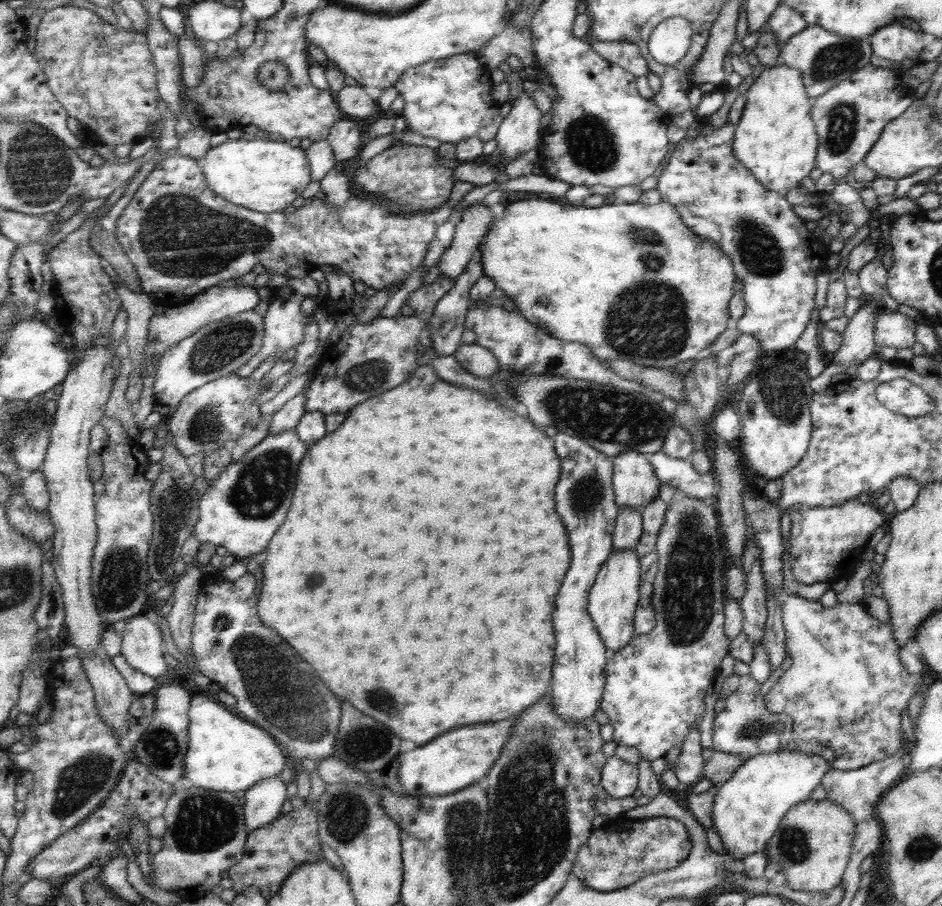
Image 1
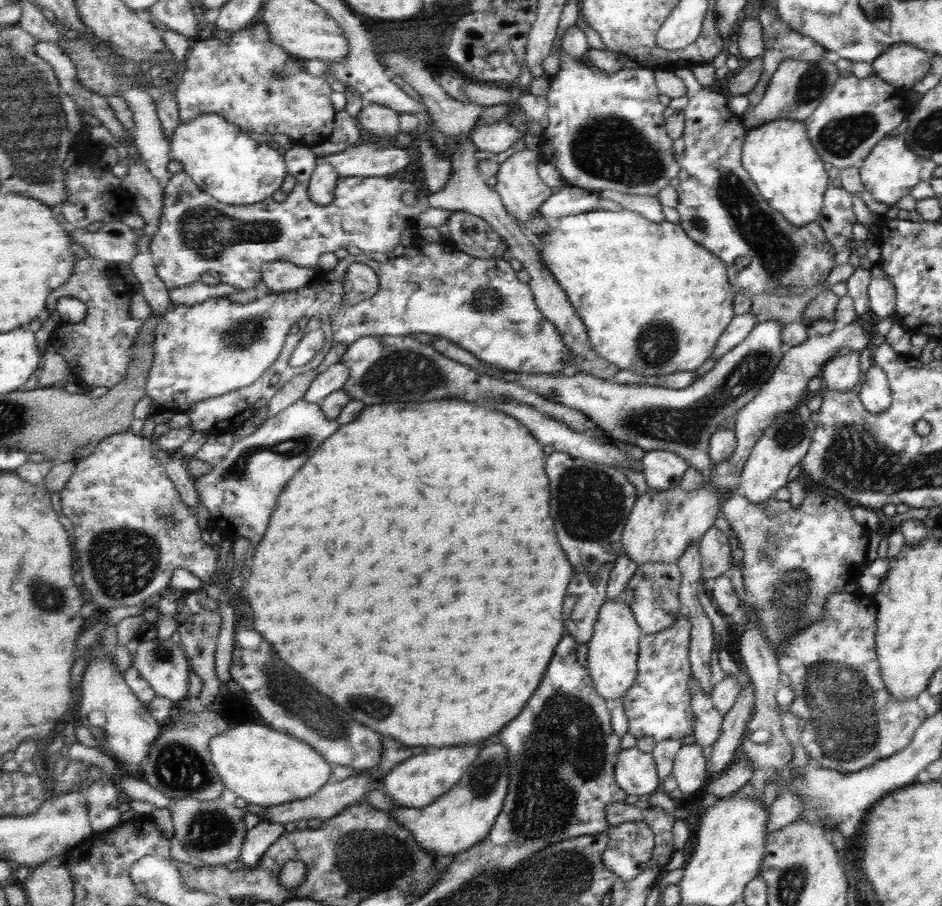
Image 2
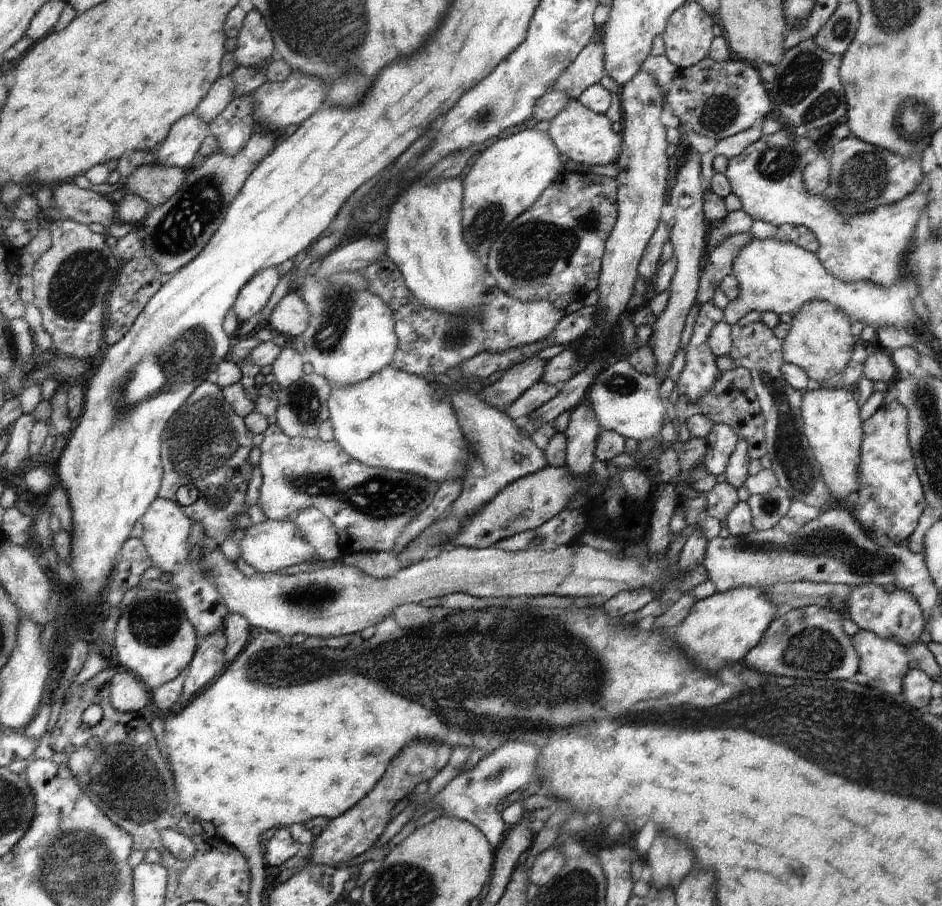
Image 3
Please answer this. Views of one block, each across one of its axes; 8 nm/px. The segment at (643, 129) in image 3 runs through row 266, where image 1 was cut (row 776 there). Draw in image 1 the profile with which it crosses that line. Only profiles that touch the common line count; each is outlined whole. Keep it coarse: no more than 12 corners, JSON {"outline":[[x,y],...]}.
{"outline":[[611,756],[601,786],[613,798],[637,790],[637,764]]}

